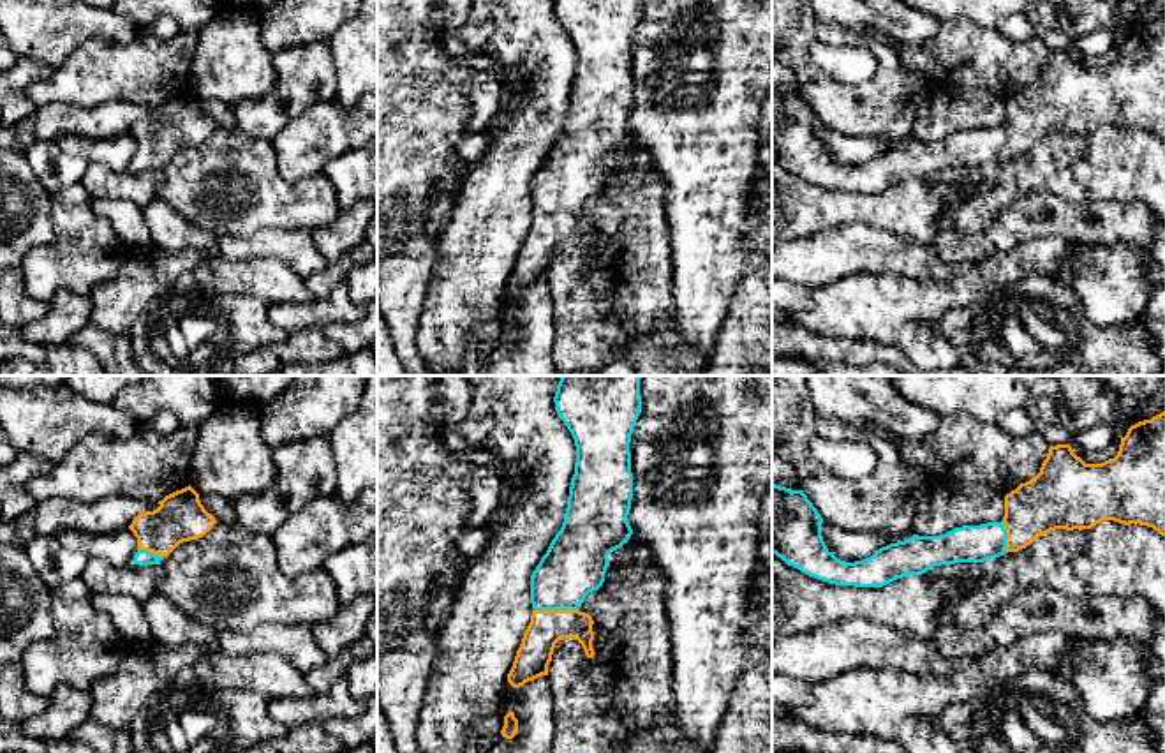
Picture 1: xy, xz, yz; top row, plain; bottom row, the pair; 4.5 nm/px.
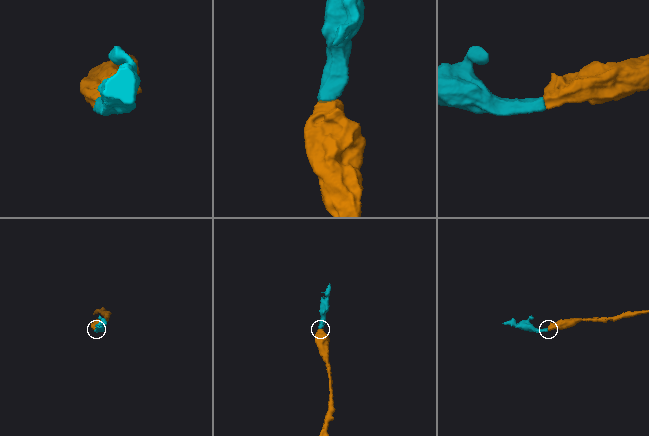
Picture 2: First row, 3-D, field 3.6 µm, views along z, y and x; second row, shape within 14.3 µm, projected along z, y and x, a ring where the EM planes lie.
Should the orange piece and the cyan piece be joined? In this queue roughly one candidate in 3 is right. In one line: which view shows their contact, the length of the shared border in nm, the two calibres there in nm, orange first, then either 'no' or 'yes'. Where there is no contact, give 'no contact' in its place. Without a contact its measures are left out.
xz | 200 nm | 160/280 nm | yes

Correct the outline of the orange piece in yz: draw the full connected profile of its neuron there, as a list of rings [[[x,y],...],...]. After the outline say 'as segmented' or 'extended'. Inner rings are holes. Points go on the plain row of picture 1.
[[[1165,16],[1132,30],[1121,42],[1117,60],[1102,69],[1086,69],[1070,49],[1050,51],[1040,78],[1005,101],[1001,127],[962,130],[939,141],[913,139],[855,168],[841,166],[827,153],[823,123],[804,95],[772,88],[772,159],[788,171],[835,190],[883,192],[941,169],[991,166],[1005,157],[1019,157],[1050,136],[1082,136],[1103,125],[1147,130],[1165,141]]]; extended

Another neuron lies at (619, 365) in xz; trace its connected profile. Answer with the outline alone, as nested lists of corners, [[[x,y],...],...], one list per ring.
[[[617,344],[613,353],[617,354],[615,360],[608,362],[603,369],[590,376],[636,376],[634,369],[626,360],[626,344]]]

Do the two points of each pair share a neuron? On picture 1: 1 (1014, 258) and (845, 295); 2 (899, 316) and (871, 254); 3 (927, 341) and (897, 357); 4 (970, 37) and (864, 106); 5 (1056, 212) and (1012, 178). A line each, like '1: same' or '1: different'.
1: same
2: different
3: different
4: different
5: different

